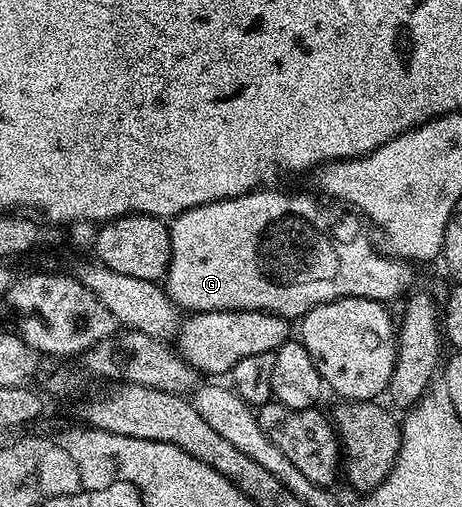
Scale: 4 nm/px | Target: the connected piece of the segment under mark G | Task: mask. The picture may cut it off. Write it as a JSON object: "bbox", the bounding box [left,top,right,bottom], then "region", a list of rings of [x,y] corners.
{"bbox":[164,189,415,321],"region":[[[255,189],[249,195],[232,197],[231,199],[217,199],[173,216],[172,222],[169,224],[170,236],[172,237],[172,257],[170,258],[170,267],[166,270],[164,290],[169,295],[170,300],[183,312],[270,311],[273,315],[283,315],[285,319],[294,321],[308,314],[312,309],[316,309],[316,305],[327,303],[333,299],[360,297],[361,299],[387,301],[386,299],[396,298],[401,291],[407,290],[406,292],[409,292],[411,290],[410,282],[414,279],[415,268],[409,262],[393,258],[381,250],[378,252],[374,248],[373,241],[370,240],[371,228],[357,214],[346,213],[350,215],[342,216],[340,212],[325,207],[325,205],[330,206],[325,202],[322,202],[323,204],[317,203],[310,195],[289,195],[286,191],[266,190],[270,189]]]}

